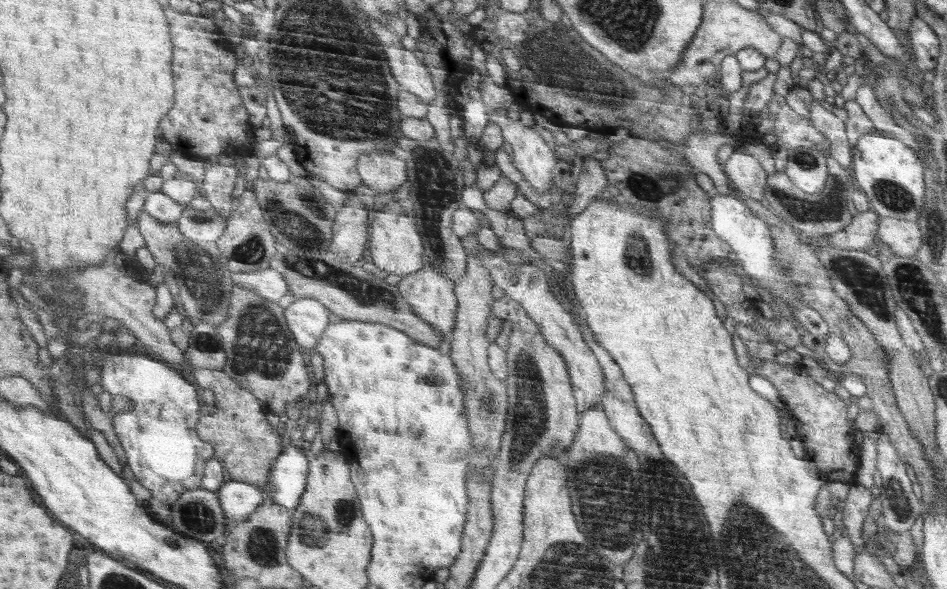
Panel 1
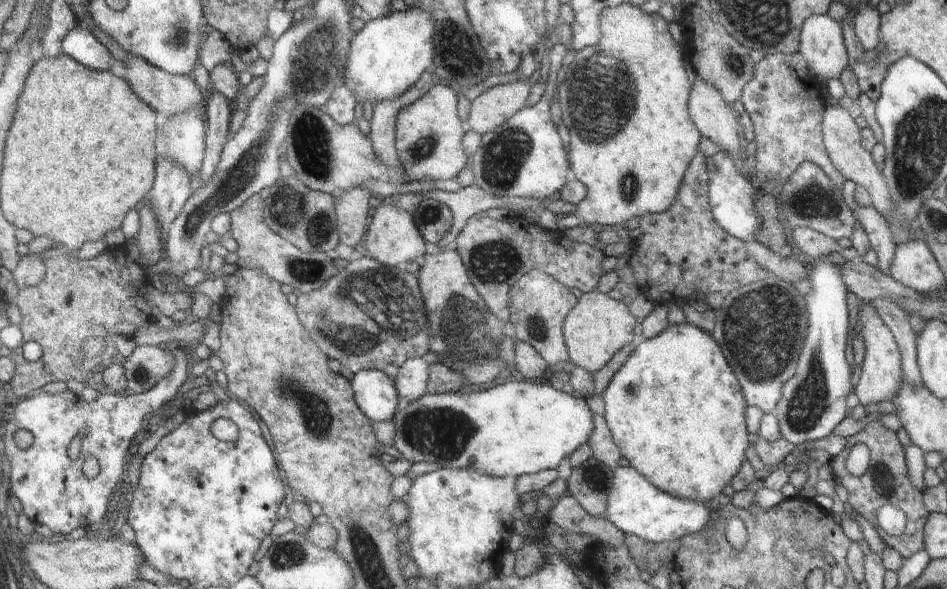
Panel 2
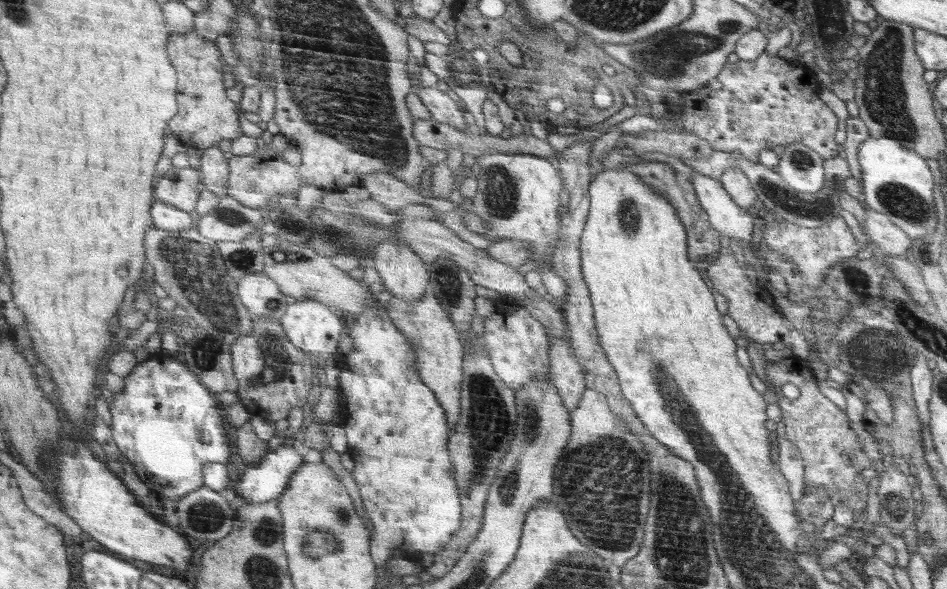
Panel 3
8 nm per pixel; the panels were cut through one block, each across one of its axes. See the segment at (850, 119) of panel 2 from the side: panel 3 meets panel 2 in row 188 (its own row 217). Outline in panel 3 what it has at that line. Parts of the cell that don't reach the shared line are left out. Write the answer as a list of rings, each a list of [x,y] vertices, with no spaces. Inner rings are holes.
[[[866,207],[865,228],[862,230],[873,240],[874,246],[880,247],[884,254],[891,256],[904,256],[913,244],[902,228],[896,226],[896,223],[886,218],[884,214],[869,207]]]

